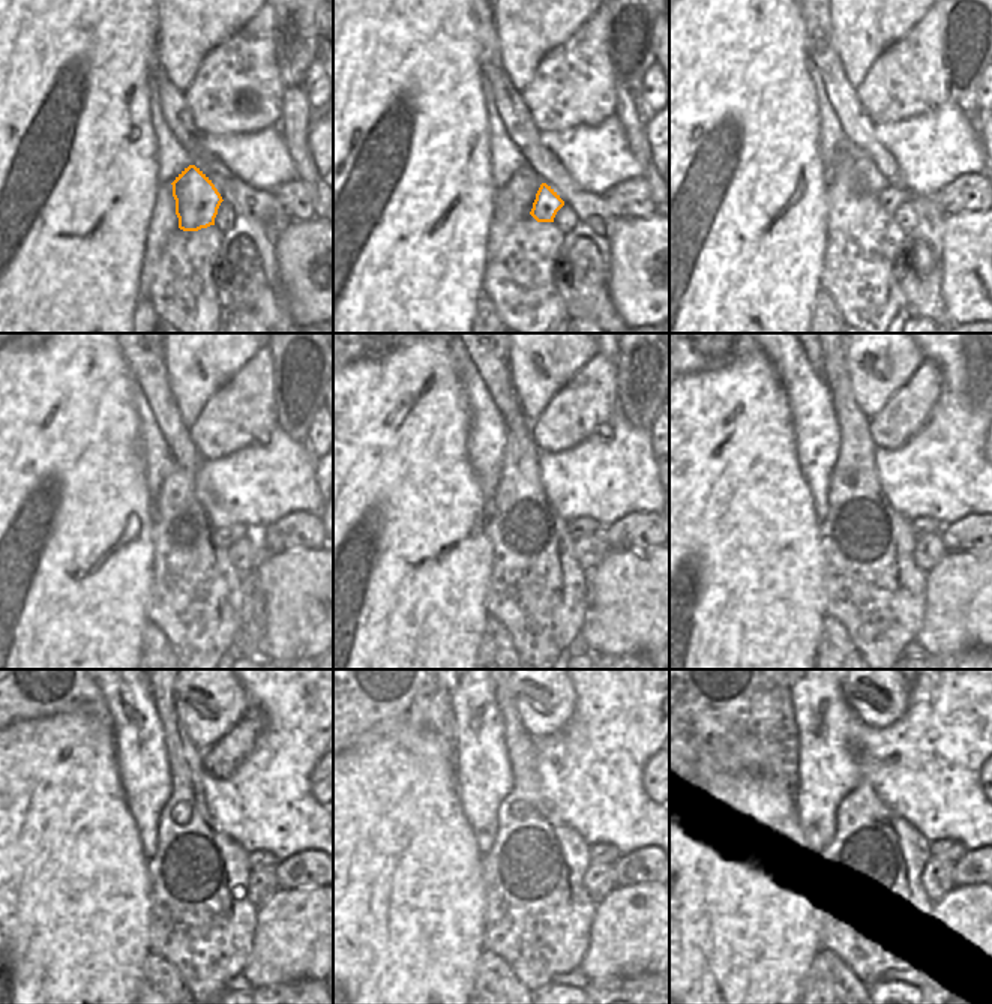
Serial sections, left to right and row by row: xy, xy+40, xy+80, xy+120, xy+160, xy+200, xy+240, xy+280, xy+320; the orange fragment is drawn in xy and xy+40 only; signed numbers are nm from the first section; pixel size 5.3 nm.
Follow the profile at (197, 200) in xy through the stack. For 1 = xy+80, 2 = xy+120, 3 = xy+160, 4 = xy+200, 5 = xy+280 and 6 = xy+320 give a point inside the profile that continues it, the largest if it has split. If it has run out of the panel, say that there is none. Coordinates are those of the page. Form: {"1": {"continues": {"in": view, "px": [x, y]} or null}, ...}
{"1": {"continues": {"in": "xy+80", "px": [893, 197]}}, "2": {"continues": {"in": "xy+120", "px": [224, 536]}}, "3": {"continues": {"in": "xy+160", "px": [578, 529]}}, "4": {"continues": {"in": "xy+200", "px": [925, 526]}}, "5": {"continues": {"in": "xy+280", "px": [602, 853]}}, "6": {"continues": {"in": "xy+320", "px": [950, 850]}}}

